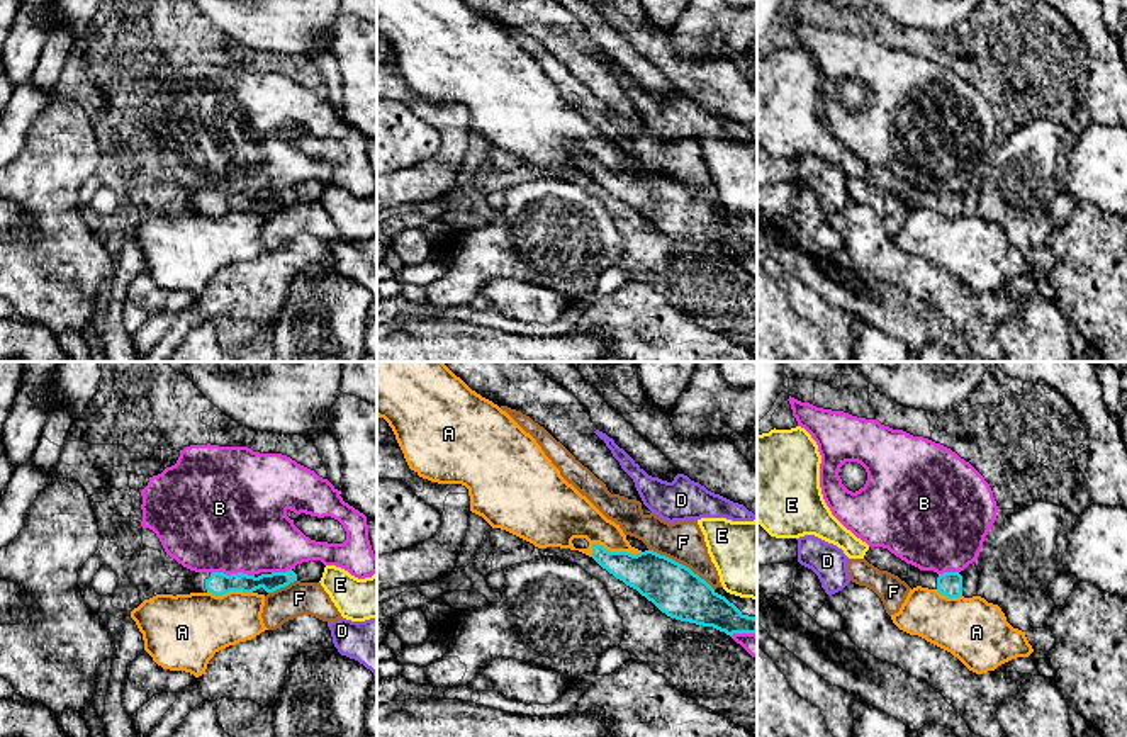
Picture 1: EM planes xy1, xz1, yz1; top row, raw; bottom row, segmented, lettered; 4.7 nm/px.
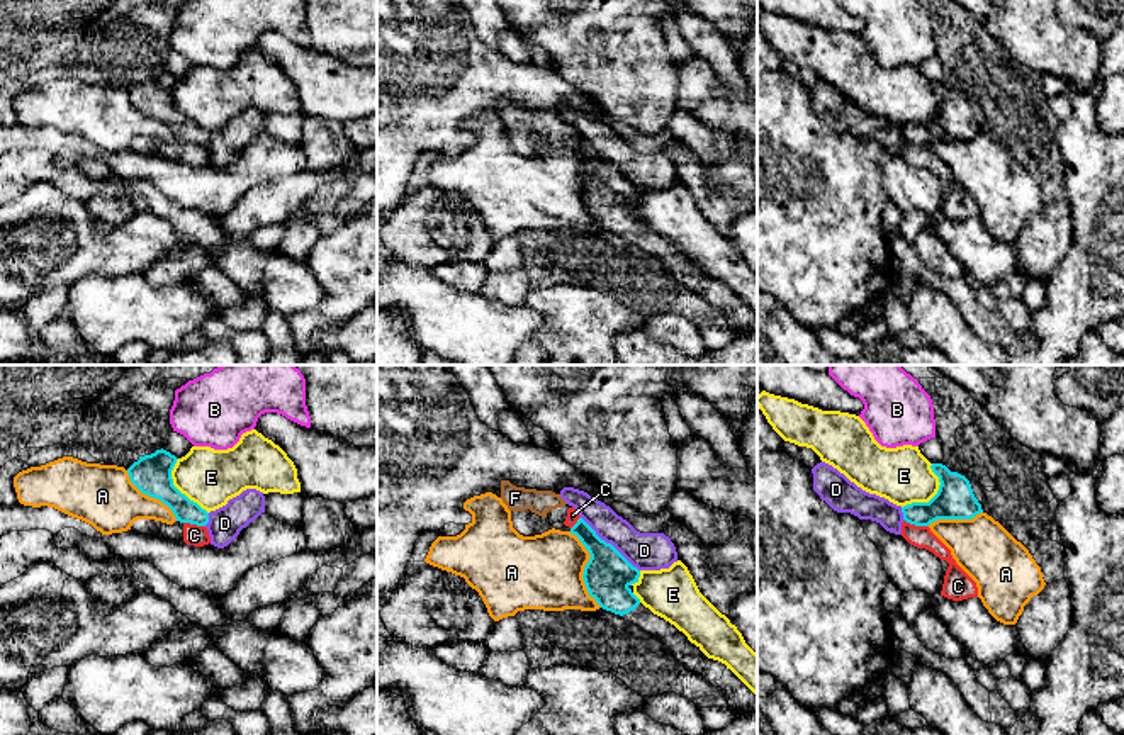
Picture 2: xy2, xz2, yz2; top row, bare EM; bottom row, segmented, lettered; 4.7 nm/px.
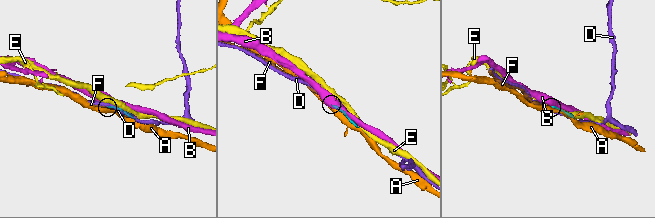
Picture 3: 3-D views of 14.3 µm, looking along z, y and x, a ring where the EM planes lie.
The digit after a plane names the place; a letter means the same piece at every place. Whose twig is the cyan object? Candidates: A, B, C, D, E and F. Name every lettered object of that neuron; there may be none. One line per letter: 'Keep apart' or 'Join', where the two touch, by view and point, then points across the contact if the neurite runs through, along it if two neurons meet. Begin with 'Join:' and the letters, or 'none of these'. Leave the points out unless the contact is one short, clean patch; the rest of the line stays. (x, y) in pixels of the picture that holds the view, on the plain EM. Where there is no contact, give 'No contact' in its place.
Join: none of these
A: Keep apart. Touches cyan at xz2 (584, 189)
B: Keep apart. Touches cyan at xy1 (233, 194)
C: Keep apart. Touches cyan at yz2 (917, 145). Boundary: yz2 (905, 140), (927, 146)
D: Keep apart. Touches cyan at xz2 (610, 163). Boundary: xz2 (581, 136), (639, 190)
E: Keep apart. Touches cyan at yz2 (934, 116)
F: Keep apart. Touches cyan at xz1 (681, 184)

